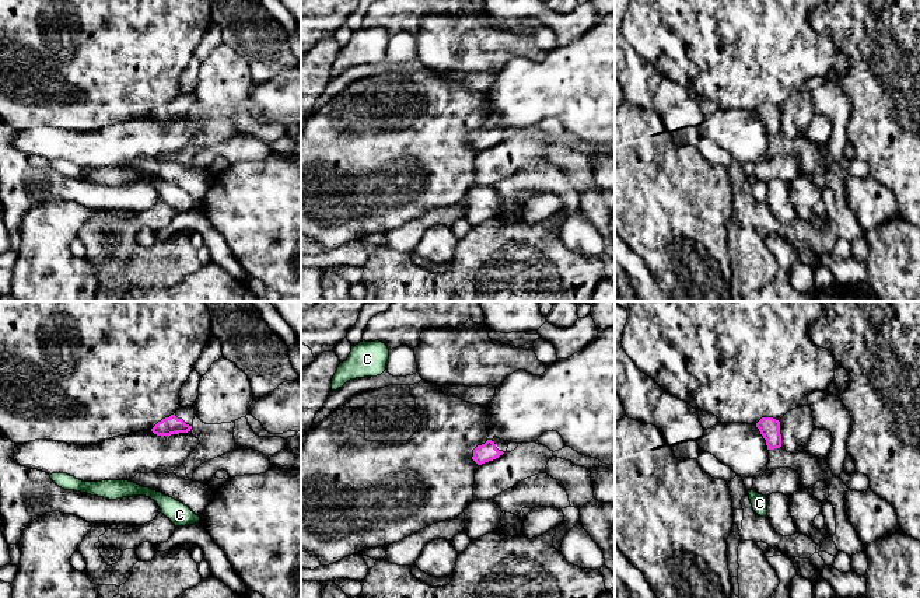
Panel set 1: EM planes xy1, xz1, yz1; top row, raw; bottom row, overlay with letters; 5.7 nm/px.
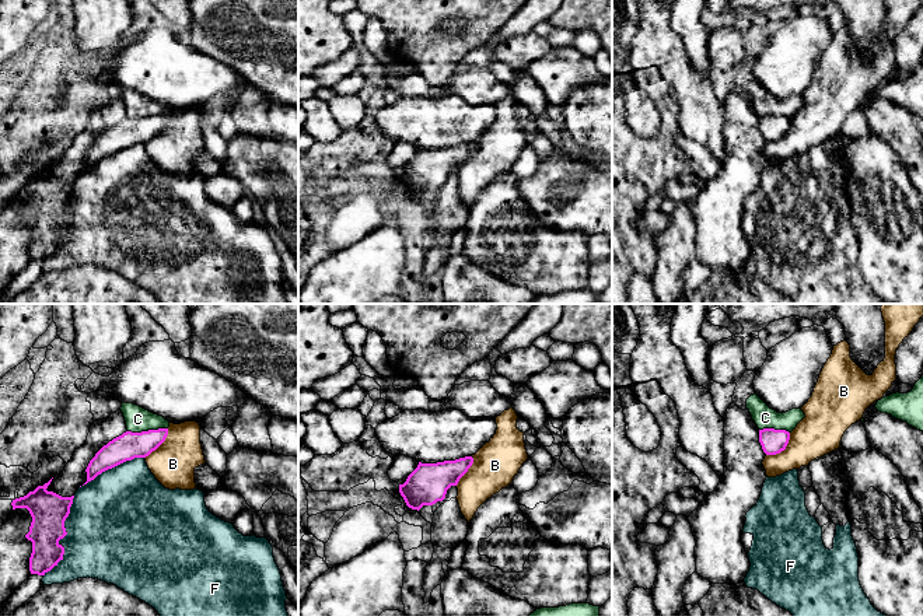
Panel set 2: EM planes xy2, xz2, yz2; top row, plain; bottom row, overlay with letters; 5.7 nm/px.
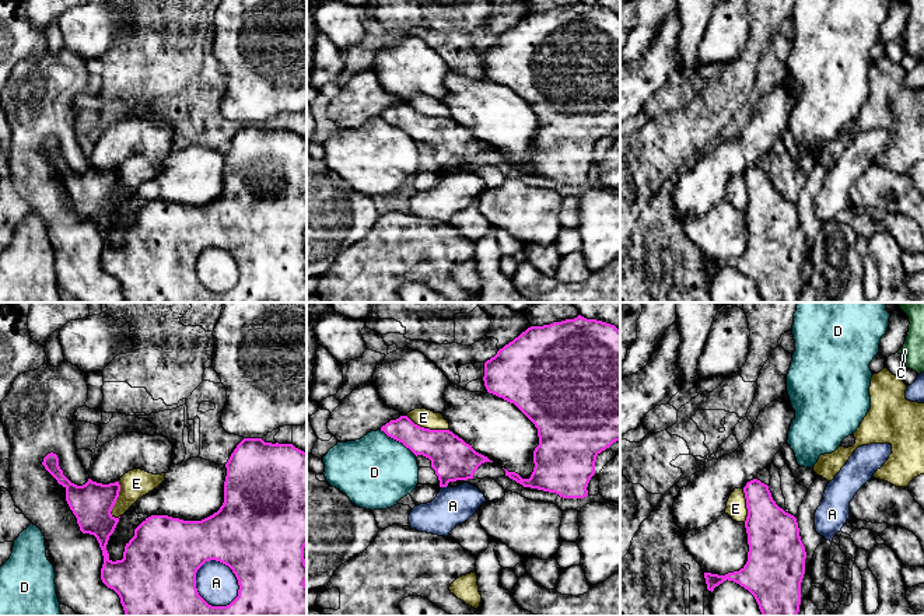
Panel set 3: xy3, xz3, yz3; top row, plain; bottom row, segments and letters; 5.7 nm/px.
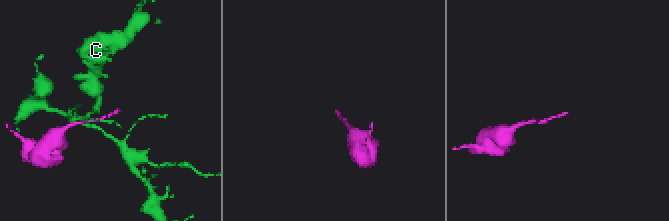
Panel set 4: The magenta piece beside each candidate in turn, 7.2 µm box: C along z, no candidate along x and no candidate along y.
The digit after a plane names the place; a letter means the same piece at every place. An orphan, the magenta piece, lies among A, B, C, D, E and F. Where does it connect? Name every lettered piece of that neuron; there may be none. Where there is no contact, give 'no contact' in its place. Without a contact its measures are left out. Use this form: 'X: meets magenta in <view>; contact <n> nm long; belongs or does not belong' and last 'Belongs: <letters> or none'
A: meets magenta in xy3; contact 300 nm long; does not belong
B: meets magenta in yz2; contact 190 nm long; does not belong
C: meets magenta in xy2; contact 240 nm long; does not belong
D: meets magenta in xz3; contact 260 nm long; does not belong
E: meets magenta in xz3; contact 260 nm long; does not belong
F: meets magenta in xy2; contact 500 nm long; does not belong
Belongs: none

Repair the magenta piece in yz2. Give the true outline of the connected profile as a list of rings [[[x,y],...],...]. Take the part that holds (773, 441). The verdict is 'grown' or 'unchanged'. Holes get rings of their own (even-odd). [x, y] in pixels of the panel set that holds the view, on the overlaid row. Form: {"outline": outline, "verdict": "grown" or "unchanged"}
{"outline": [[[763,428],[759,430],[759,442],[766,455],[776,455],[786,449],[790,433],[786,430]]], "verdict": "unchanged"}

